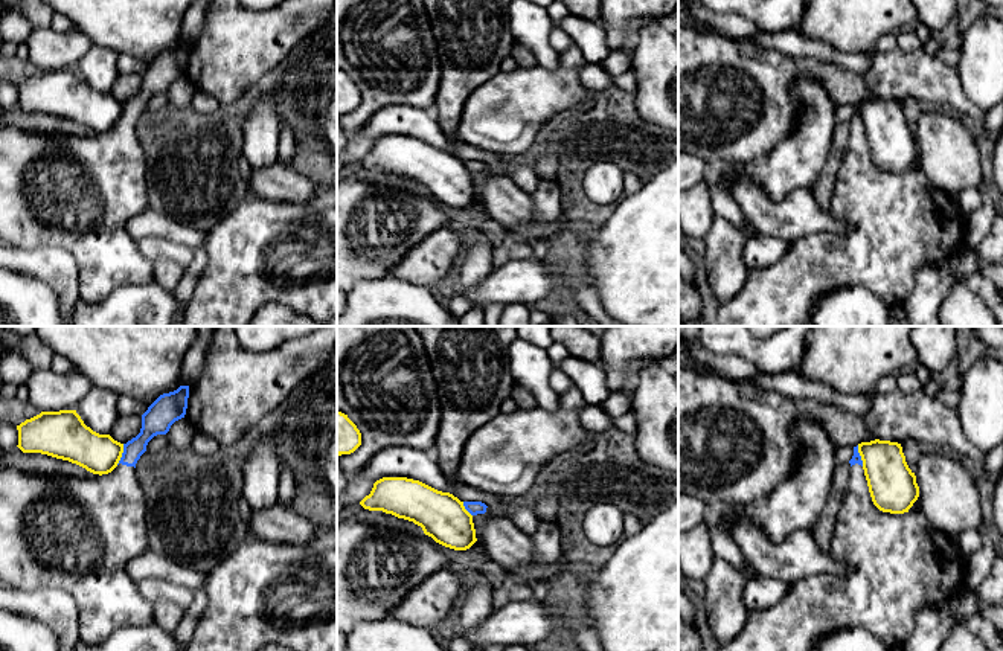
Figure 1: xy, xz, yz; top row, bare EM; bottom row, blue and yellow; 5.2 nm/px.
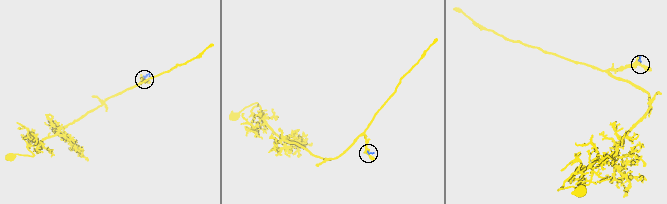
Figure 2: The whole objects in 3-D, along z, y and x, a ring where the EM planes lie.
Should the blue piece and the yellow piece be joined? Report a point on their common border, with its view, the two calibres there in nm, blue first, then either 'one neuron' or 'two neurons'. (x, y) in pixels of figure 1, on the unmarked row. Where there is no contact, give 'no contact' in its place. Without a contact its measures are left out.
meets blue in xy at (122, 113); 140 nm thick on the blue side, 200 nm on the other; two neurons

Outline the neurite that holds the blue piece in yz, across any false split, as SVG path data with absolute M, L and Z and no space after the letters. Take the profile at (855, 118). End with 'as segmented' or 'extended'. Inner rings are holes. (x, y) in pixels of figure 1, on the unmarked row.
M858 104L849 119L851 136L848 149L835 177L835 189L828 212L855 229L849 235L812 233L790 244L783 258L768 267L750 268L747 281L738 296L721 303L718 326L808 326L811 311L822 296L840 287L861 285L876 296L889 309L902 303L910 294L915 274L922 265L948 261L965 239L965 213L954 197L937 191L925 177L919 156L904 172L880 169L870 156Z; extended

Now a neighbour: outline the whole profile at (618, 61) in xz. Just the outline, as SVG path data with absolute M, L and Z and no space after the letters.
M613 49L601 66L611 78L617 78L631 69L633 61L623 49Z

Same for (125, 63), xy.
M119 53L116 59L116 66L119 69L119 73L139 73L142 75L149 64L145 64L140 59L136 59L134 56L128 53Z

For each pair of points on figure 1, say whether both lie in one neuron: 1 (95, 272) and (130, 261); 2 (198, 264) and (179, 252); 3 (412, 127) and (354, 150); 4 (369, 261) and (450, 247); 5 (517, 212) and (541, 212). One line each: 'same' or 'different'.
1: same
2: different
3: same
4: different
5: different

